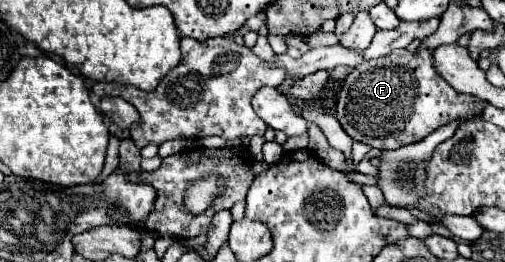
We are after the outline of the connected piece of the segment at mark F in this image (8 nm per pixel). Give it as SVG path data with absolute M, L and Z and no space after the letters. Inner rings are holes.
M396 49L386 57L360 63L344 79L336 119L342 129L354 139L376 149L398 149L414 143L456 119L470 119L482 113L482 101L470 95L456 93L432 65L432 51L420 49L418 53Z

